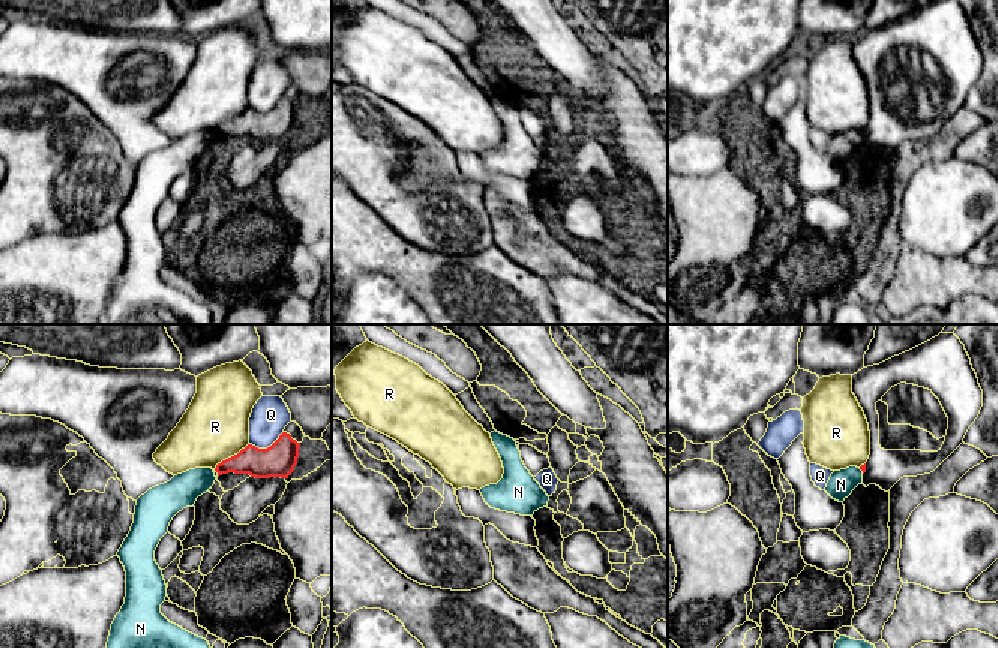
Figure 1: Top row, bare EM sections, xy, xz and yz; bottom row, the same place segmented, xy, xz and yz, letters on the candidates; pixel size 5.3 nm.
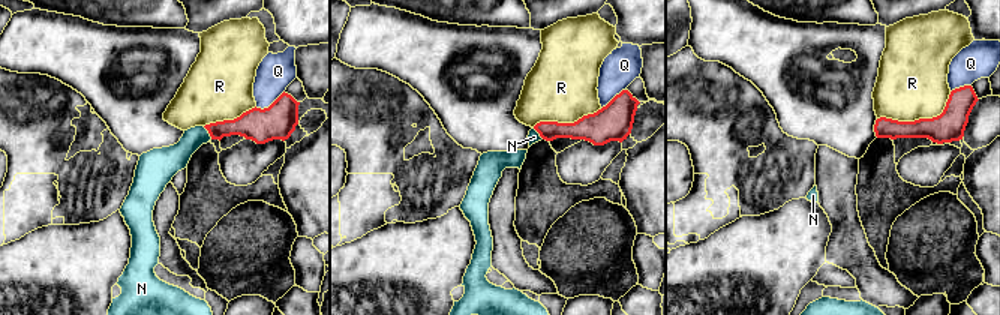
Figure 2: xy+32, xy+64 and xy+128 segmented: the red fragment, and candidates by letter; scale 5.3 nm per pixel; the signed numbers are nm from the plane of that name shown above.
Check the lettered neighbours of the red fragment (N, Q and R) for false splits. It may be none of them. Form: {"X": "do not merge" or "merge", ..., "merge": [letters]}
{"N": "do not merge", "Q": "do not merge", "R": "do not merge", "merge": []}

